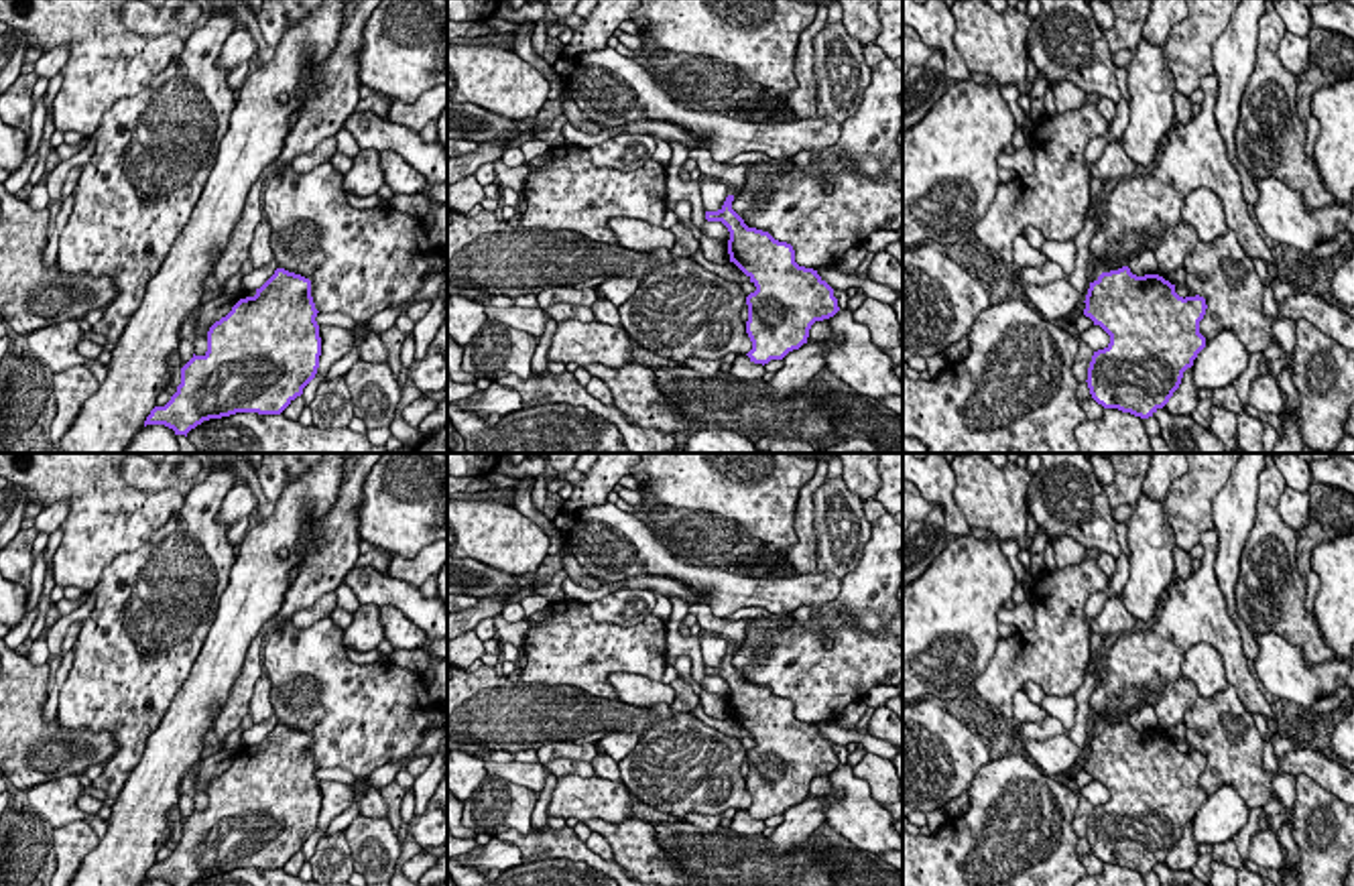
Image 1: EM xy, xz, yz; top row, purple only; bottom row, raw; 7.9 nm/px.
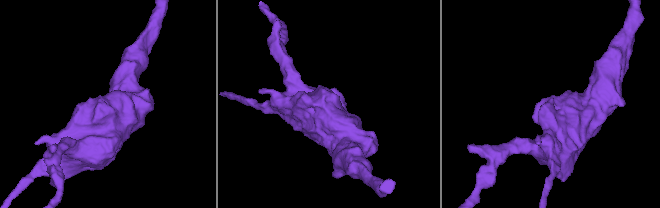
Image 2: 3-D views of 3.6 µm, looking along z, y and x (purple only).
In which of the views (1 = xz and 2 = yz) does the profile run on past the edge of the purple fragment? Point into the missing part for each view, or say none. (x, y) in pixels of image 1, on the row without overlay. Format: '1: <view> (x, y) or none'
1: none
2: none

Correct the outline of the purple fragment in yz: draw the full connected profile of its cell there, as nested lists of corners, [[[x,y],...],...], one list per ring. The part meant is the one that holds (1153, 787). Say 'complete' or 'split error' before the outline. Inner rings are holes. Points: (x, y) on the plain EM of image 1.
complete; [[[1122,721],[1090,738],[1084,758],[1084,770],[1110,790],[1110,799],[1094,807],[1088,823],[1086,837],[1092,853],[1104,864],[1118,864],[1141,874],[1153,872],[1169,858],[1183,827],[1206,803],[1206,793],[1199,788],[1199,776],[1208,764],[1206,754],[1199,750],[1183,754],[1163,732],[1136,732]]]

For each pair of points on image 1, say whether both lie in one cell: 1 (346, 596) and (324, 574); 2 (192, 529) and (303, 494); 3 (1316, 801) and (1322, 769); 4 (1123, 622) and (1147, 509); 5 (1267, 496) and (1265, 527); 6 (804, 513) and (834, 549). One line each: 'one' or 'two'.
1: two
2: two
3: two
4: two
5: one
6: two

